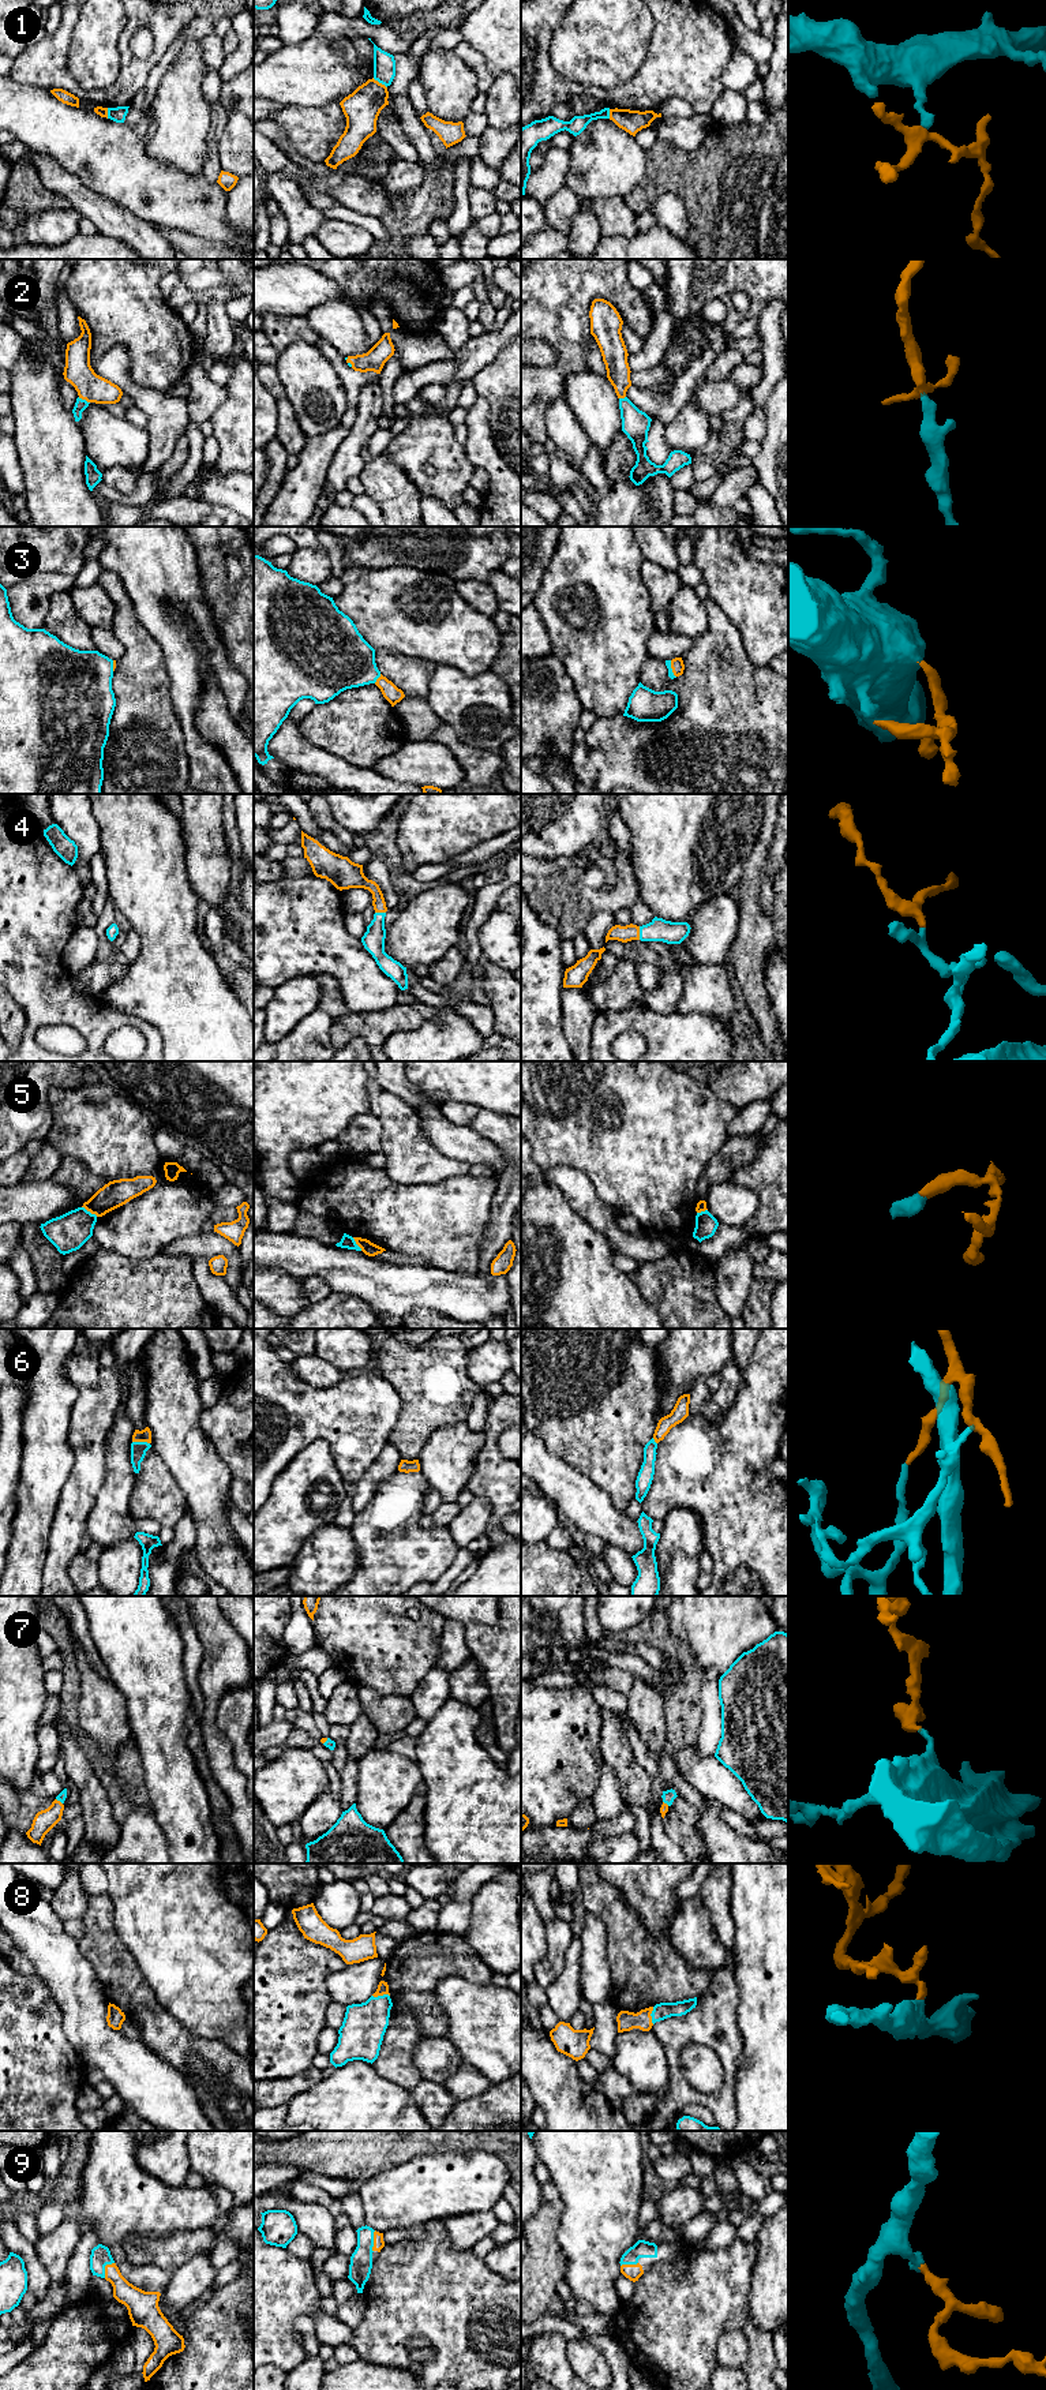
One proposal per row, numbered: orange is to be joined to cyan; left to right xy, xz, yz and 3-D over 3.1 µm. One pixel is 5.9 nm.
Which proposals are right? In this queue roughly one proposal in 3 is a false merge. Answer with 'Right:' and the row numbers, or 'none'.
Right: 2, 3, 4, 7, 8, 9

